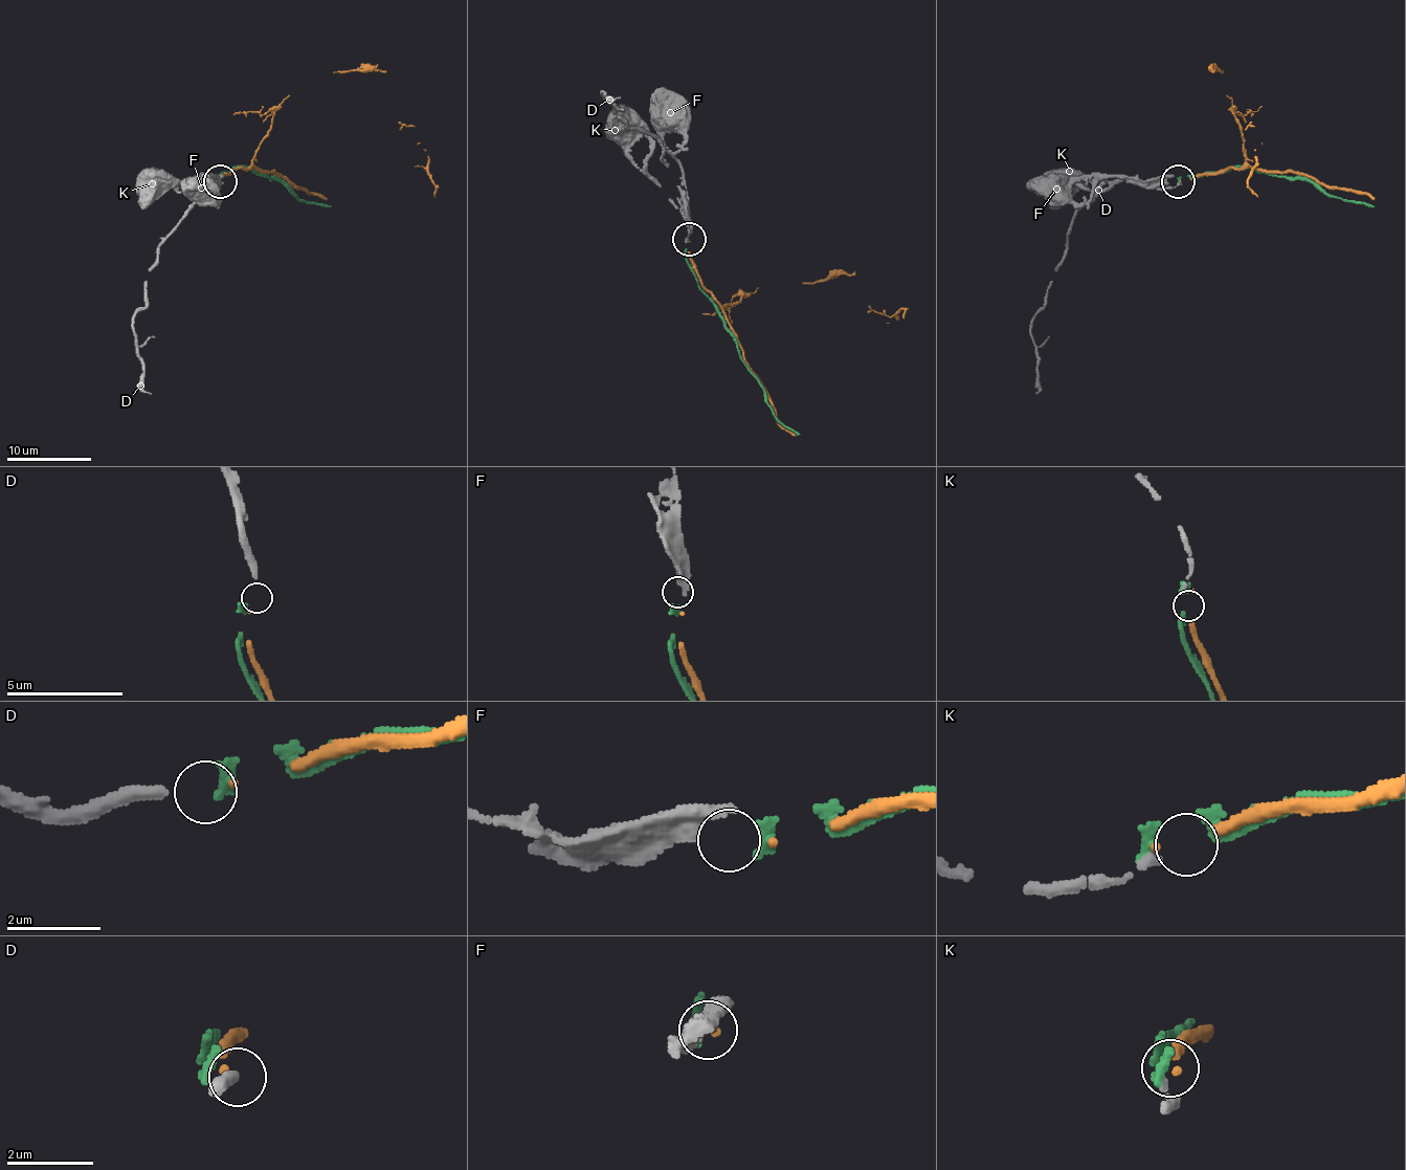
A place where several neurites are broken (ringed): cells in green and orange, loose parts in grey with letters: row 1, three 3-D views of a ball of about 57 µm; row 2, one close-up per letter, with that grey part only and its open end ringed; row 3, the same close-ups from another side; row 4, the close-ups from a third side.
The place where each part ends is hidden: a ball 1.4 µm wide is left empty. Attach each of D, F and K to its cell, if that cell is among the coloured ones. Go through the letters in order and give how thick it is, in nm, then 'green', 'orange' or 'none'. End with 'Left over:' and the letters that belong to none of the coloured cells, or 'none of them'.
D: 280 nm thick; orange
F: 550 nm thick; green
K: 150 nm thick; none
Left over: K

